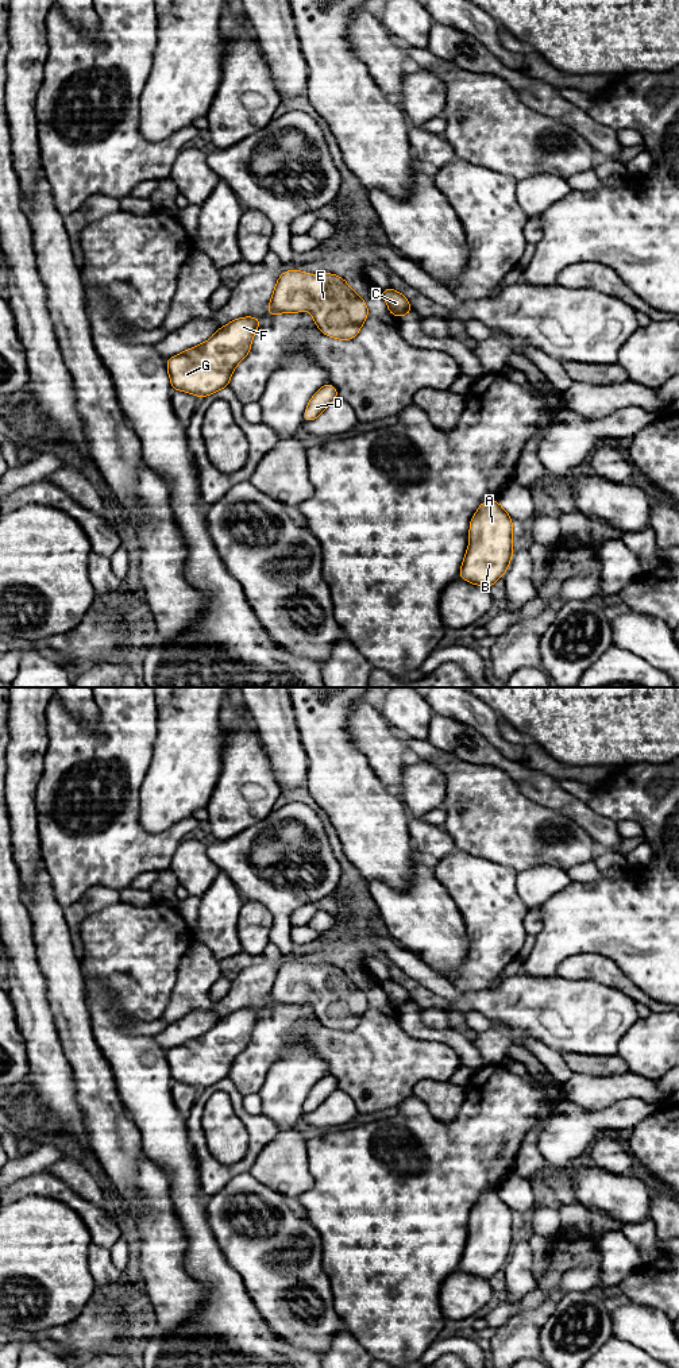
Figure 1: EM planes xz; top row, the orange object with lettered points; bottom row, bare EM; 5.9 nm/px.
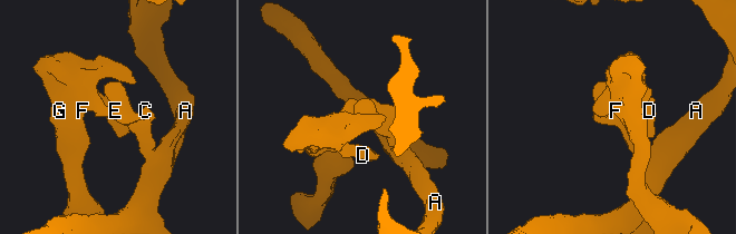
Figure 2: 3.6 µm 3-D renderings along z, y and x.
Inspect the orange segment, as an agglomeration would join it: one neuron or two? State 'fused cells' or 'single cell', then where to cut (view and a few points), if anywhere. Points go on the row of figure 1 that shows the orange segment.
single cell | no cut

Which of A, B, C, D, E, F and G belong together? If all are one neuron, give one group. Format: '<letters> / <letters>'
A B C D E F G

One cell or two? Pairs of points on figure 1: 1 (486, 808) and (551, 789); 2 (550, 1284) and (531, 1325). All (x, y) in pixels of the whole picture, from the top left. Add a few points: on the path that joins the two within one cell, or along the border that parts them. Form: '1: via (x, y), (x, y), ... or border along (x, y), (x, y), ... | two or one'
1: border along (517, 785), (527, 797), (552, 810) | two
2: via (550, 1294), (550, 1303), (537, 1316) | one

